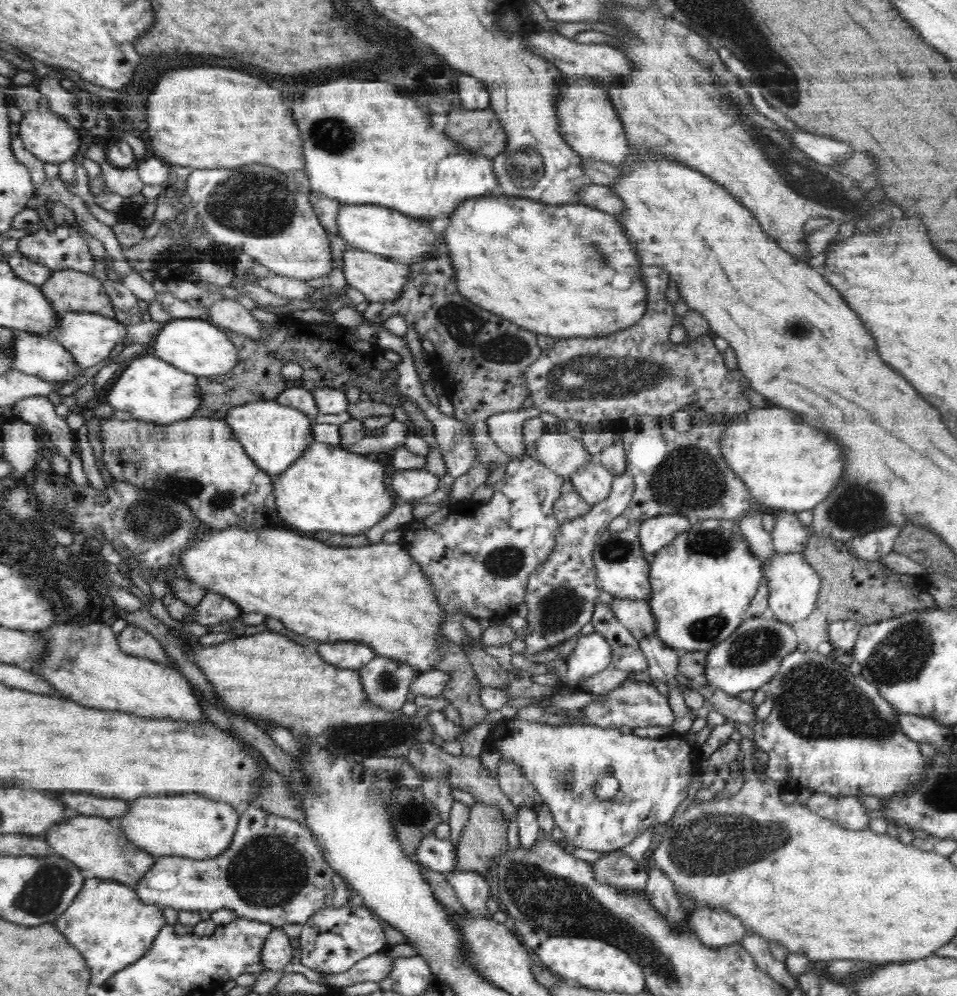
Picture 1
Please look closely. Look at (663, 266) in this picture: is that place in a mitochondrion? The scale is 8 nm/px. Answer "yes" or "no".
no

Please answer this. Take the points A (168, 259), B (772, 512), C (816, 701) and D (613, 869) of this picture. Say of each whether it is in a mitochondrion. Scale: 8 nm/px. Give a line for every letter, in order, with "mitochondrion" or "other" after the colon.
A: other
B: other
C: mitochondrion
D: mitochondrion

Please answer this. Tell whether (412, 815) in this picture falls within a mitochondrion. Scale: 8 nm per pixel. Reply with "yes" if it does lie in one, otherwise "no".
yes

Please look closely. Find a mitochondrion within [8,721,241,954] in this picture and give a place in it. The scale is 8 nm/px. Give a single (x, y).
(41, 896)

